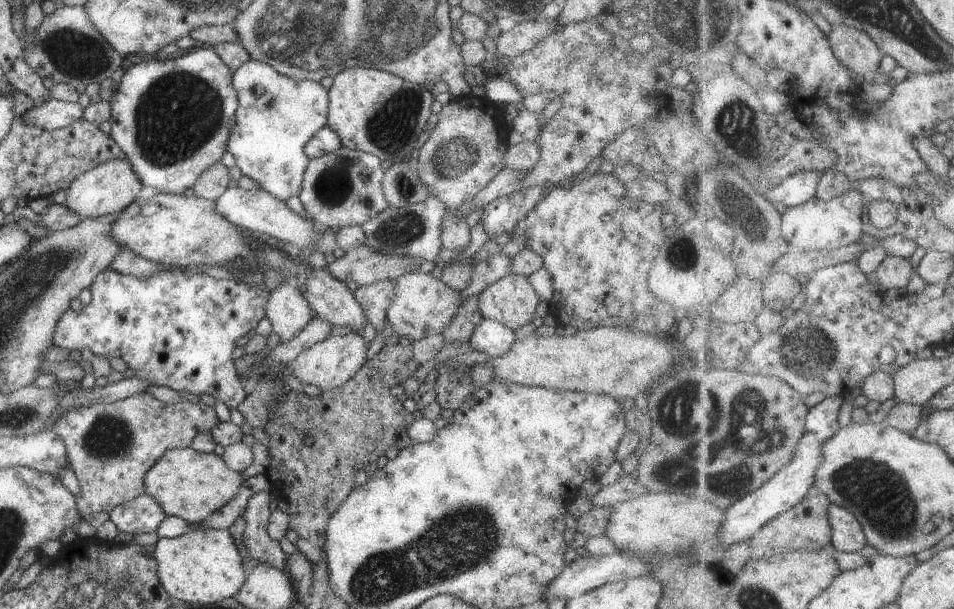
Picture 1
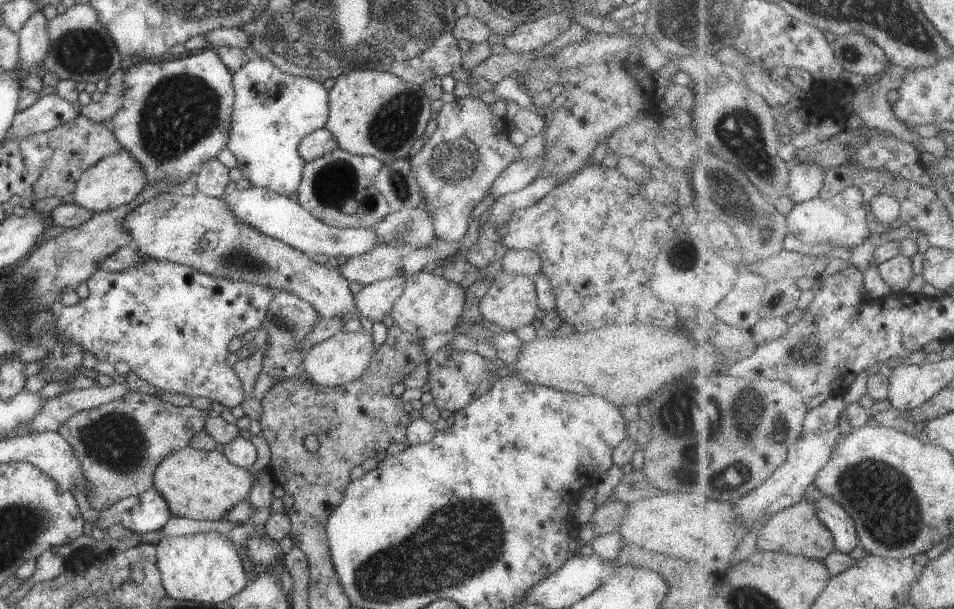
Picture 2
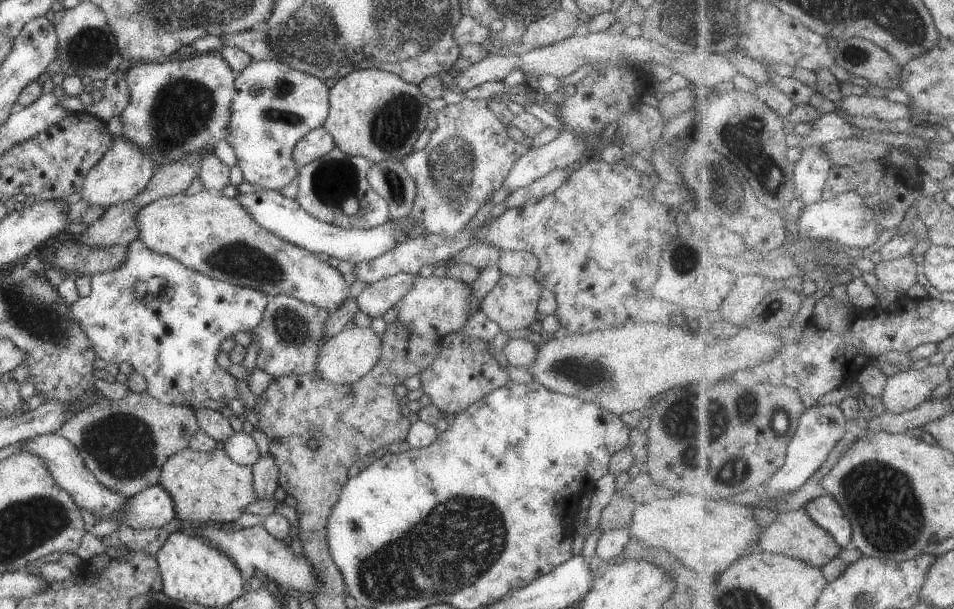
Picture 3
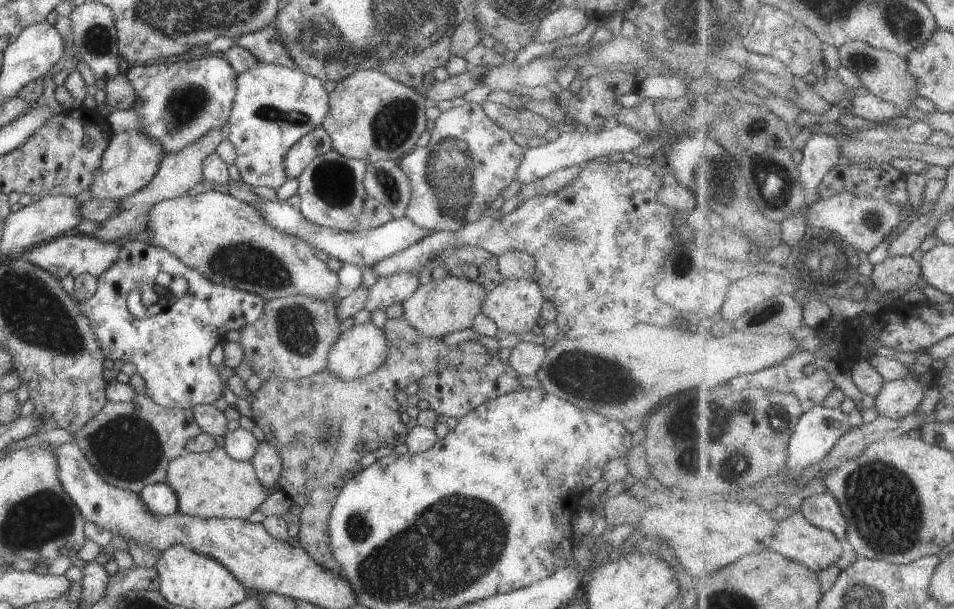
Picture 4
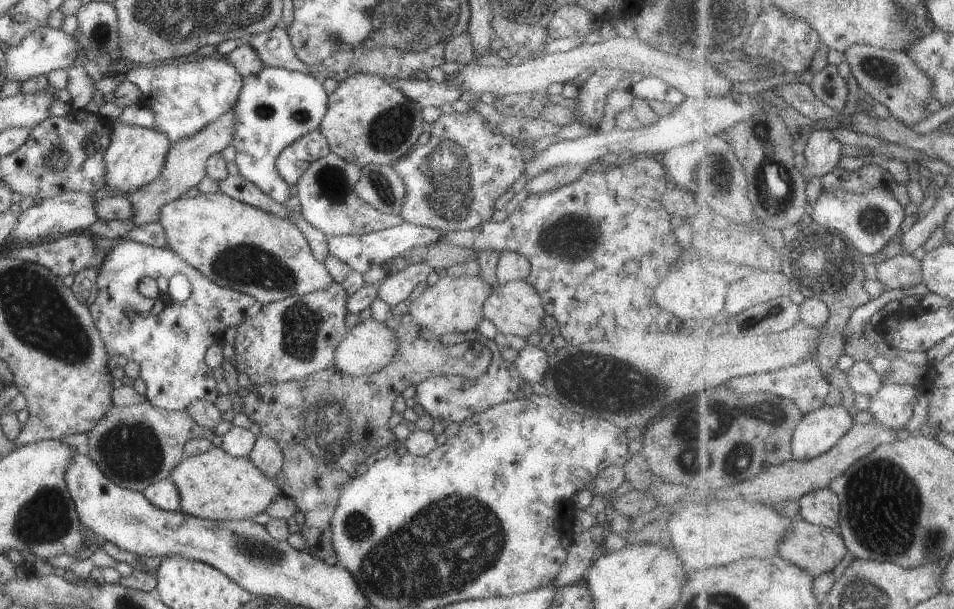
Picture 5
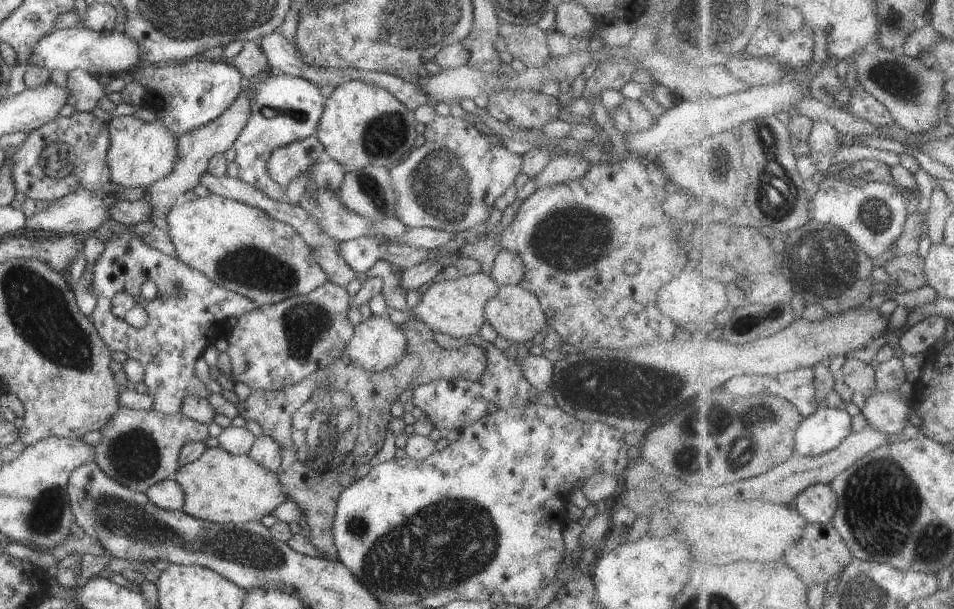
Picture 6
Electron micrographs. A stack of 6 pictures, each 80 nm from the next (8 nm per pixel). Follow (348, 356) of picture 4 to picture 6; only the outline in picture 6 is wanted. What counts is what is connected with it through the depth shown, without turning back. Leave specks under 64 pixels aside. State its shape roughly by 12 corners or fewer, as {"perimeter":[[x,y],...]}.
{"perimeter":[[385,315],[353,328],[340,359],[373,373],[393,367],[406,339]]}

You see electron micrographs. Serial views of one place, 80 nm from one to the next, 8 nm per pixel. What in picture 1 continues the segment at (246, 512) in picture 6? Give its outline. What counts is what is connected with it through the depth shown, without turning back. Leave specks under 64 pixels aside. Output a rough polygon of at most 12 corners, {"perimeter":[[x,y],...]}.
{"perimeter":[[190,447],[165,450],[143,476],[165,516],[205,520],[241,474]]}

